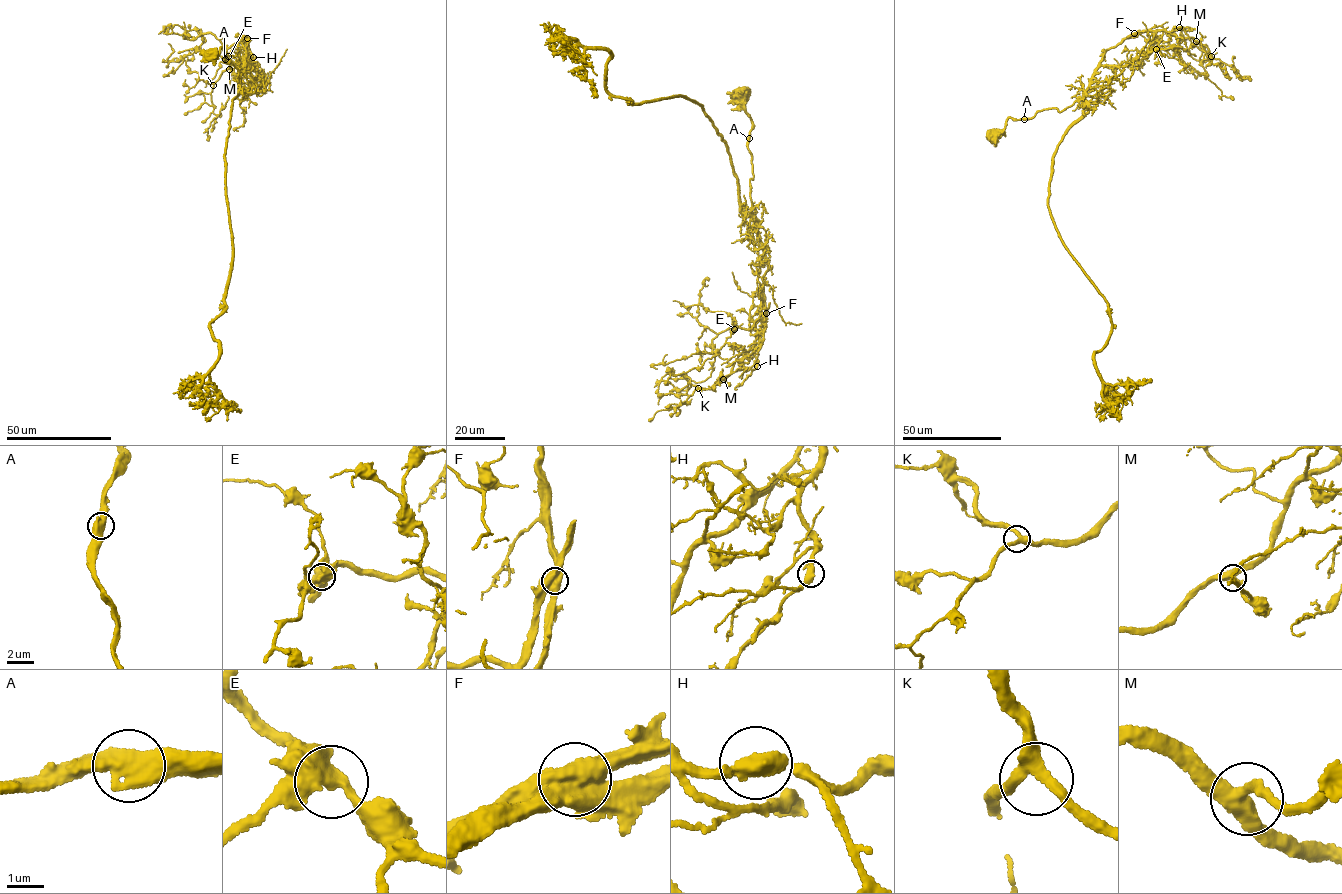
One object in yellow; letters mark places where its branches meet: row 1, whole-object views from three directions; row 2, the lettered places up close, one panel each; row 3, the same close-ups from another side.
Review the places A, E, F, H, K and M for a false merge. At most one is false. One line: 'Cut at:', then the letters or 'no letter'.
Cut at: F

